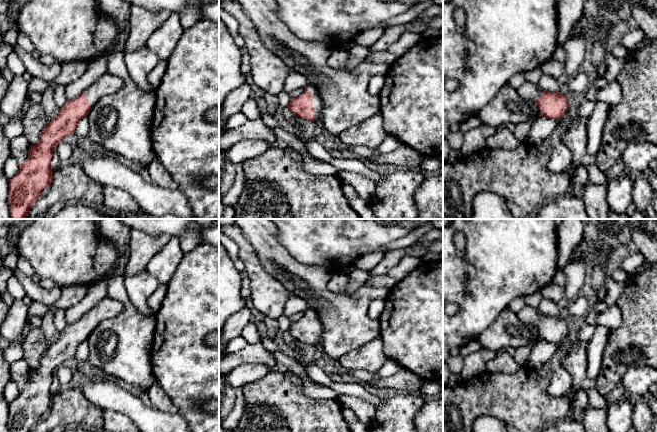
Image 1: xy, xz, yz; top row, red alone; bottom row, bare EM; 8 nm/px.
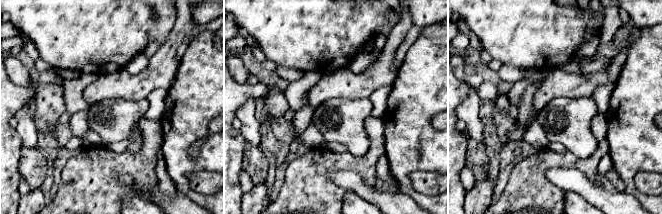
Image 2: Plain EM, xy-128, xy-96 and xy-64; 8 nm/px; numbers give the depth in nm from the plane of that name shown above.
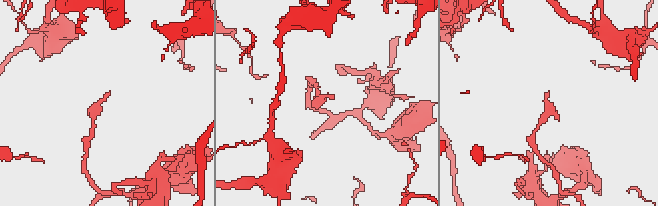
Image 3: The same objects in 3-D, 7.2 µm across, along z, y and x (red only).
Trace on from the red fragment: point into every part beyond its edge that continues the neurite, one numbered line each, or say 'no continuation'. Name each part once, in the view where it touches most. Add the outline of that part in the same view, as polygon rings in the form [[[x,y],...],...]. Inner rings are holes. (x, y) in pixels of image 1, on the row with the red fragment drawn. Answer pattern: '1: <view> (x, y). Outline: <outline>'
1: xz (317, 103). Outline: [[[308,83],[307,89],[312,94],[312,99],[313,99],[312,106],[314,108],[313,117],[314,117],[314,120],[317,120],[322,116],[323,104],[317,89],[312,84]]]

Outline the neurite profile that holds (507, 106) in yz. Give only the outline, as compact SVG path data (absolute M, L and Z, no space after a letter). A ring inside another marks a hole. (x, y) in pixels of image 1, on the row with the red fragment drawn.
M507 84L478 111L477 116L482 124L497 127L508 123L526 122L531 118L531 113L531 106Z

